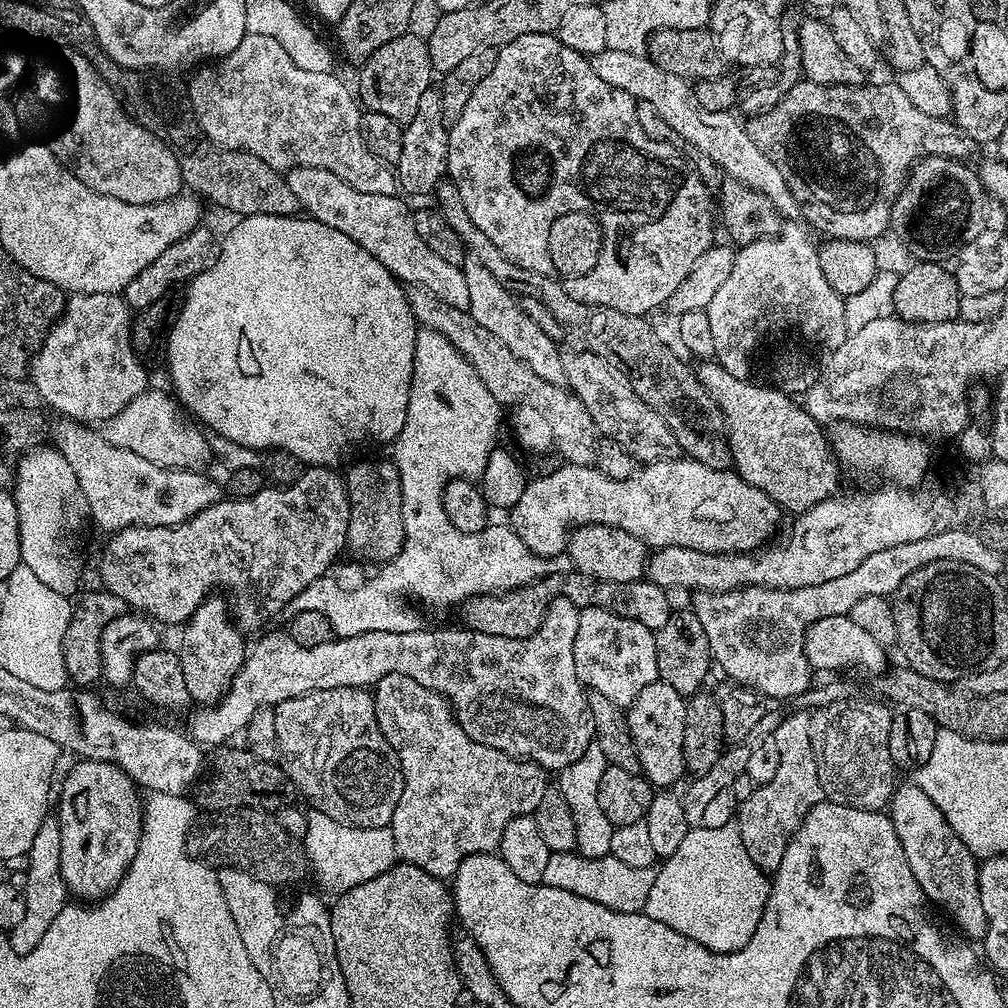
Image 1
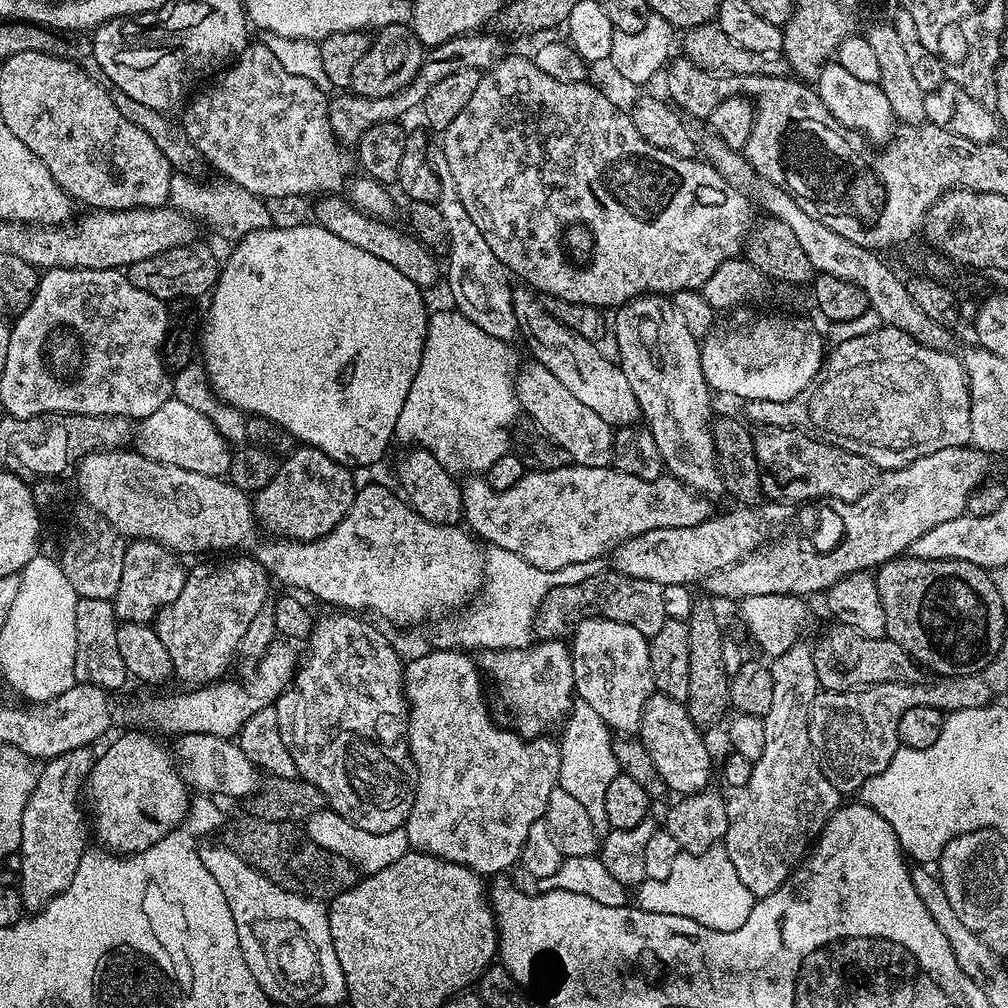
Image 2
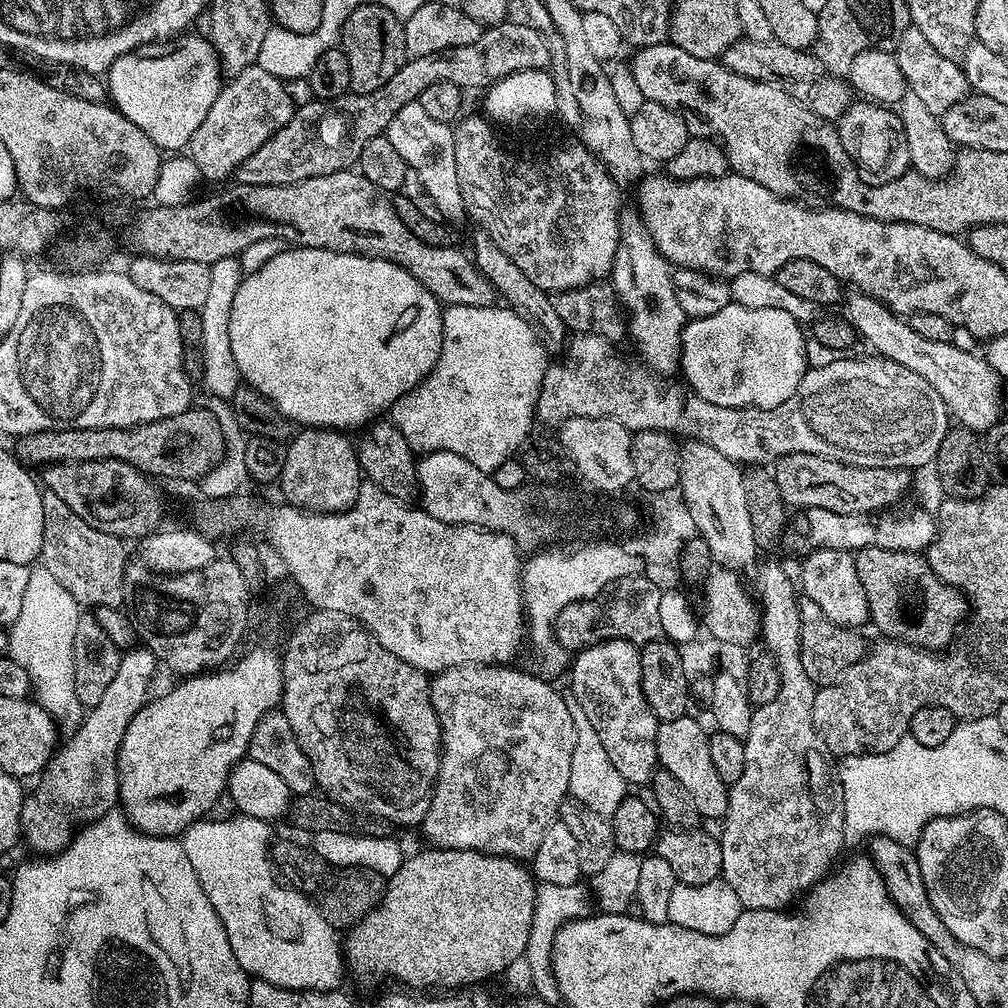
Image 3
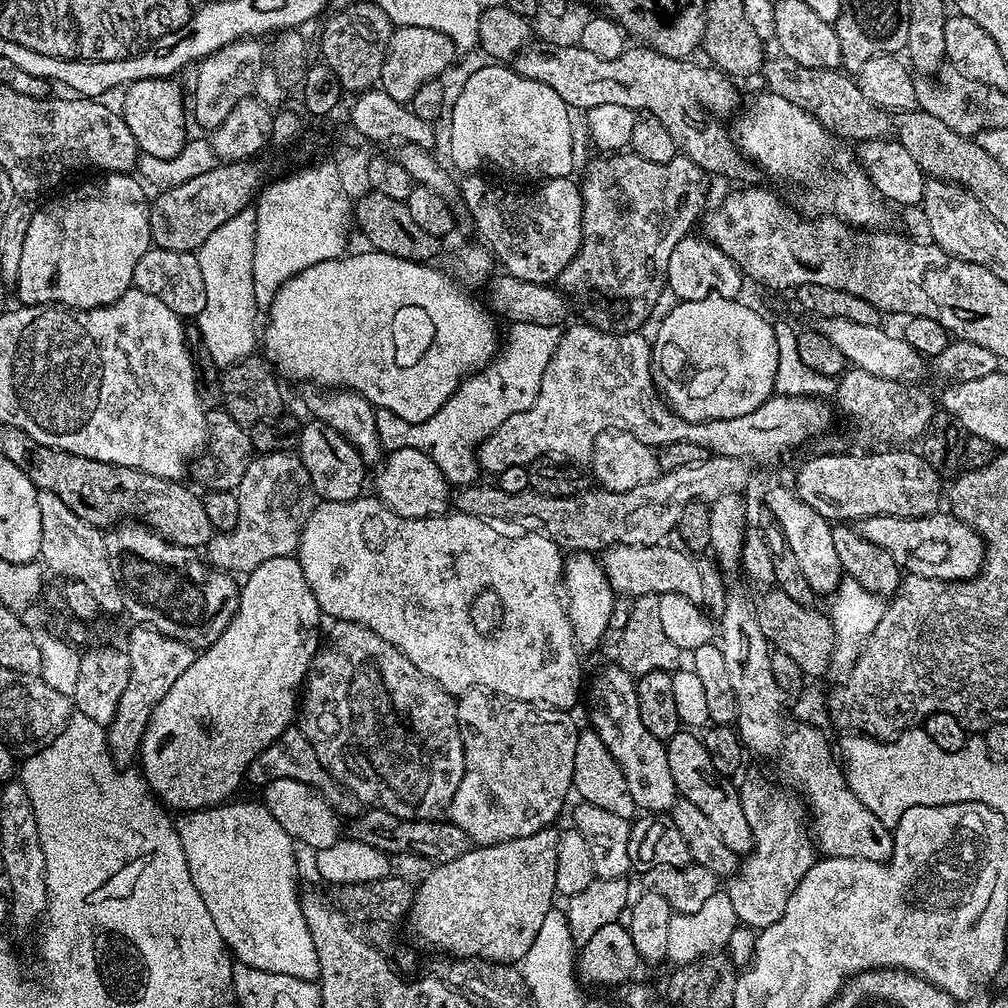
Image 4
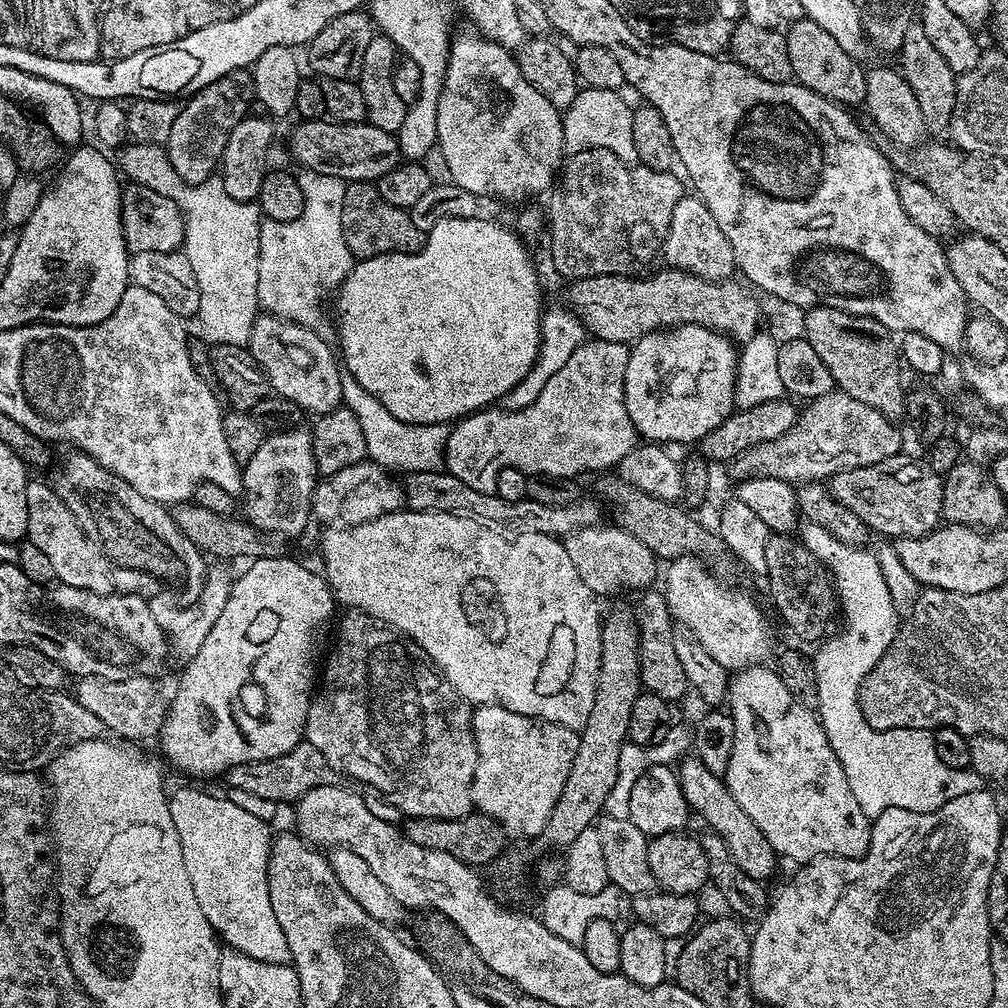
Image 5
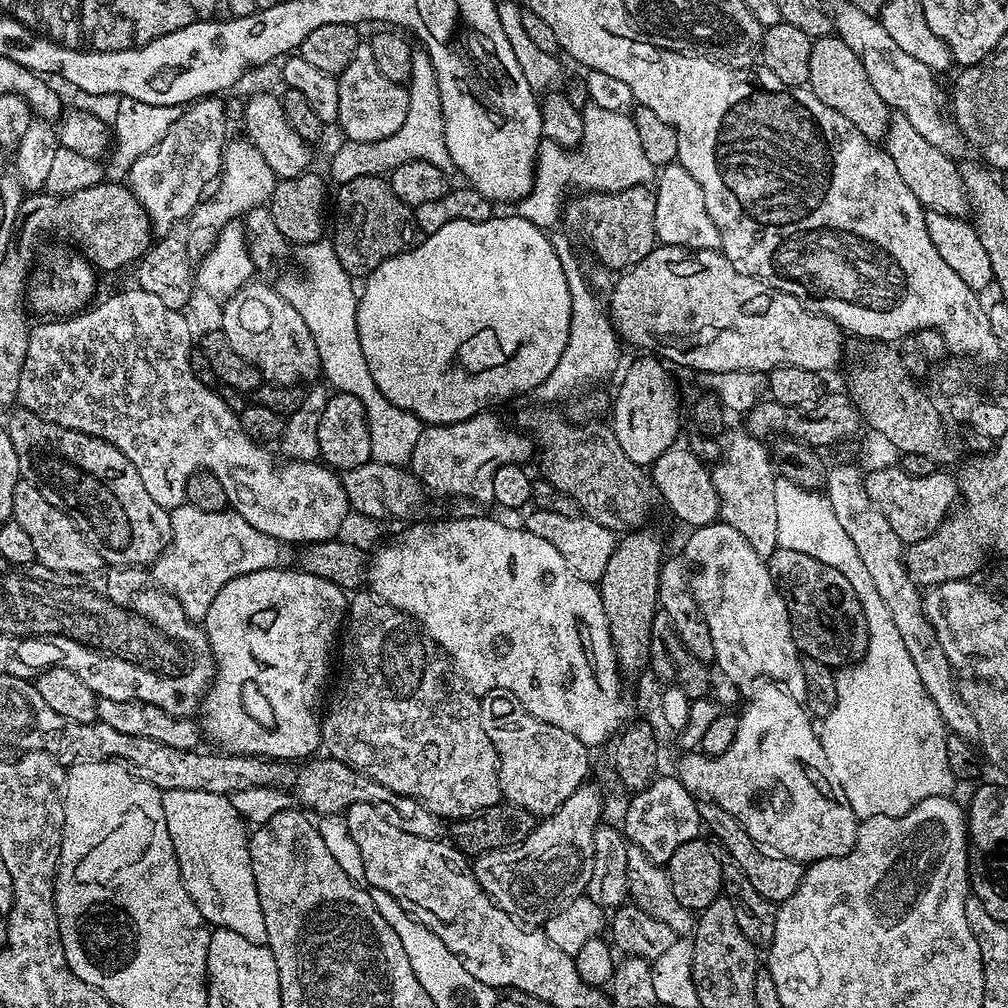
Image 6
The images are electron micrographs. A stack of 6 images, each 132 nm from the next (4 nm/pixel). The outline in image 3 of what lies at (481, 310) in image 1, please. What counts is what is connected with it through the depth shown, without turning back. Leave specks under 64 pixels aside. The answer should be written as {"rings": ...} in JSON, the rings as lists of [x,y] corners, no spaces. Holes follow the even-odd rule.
{"rings":[[[419,102],[410,106],[402,106],[398,114],[390,122],[387,130],[388,141],[398,149],[398,154],[407,162],[409,169],[418,174],[426,194],[434,198],[434,206],[438,206],[441,217],[453,222],[465,215],[464,199],[458,182],[458,165],[454,163],[455,131],[449,125],[429,118],[426,110],[422,110]]]}

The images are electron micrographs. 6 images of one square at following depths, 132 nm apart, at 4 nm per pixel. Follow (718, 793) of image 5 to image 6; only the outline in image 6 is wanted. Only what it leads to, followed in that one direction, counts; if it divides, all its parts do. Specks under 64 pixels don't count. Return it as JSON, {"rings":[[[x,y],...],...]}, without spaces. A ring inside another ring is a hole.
{"rings":[[[711,802],[701,803],[700,819],[703,827],[707,831],[709,828],[720,839],[719,847],[728,852],[730,858],[734,858],[734,862],[738,862],[738,870],[742,870],[742,874],[746,874],[750,886],[754,886],[754,890],[758,890],[758,894],[762,894],[762,898],[766,898],[778,906],[786,898],[790,898],[790,894],[794,894],[794,890],[798,890],[805,870],[805,865],[801,861],[791,860],[765,850],[757,844],[754,838],[750,838],[750,834],[746,834],[746,830],[738,822],[738,818],[734,818],[734,814],[726,814],[726,810],[722,810],[722,806]]]}

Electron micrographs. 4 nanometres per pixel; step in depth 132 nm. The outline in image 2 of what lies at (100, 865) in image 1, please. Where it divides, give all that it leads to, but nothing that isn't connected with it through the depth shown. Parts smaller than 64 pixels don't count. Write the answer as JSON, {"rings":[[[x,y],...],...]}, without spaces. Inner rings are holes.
{"rings":[[[128,730],[95,757],[86,781],[90,832],[101,849],[123,857],[150,850],[166,834],[179,828],[188,815],[190,789],[180,777],[171,751],[144,730]]]}

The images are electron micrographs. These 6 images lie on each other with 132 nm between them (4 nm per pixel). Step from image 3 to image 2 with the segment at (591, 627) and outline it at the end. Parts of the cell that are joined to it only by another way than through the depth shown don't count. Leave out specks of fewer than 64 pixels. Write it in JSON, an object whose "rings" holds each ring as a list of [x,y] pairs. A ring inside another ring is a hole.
{"rings":[[[615,570],[607,571],[593,571],[586,581],[578,582],[577,585],[558,586],[548,597],[542,599],[532,626],[535,639],[555,640],[563,637],[564,631],[567,633],[581,620],[599,616],[614,622],[626,622],[626,626],[642,630],[642,634],[649,638],[658,634],[658,630],[662,630],[664,623],[669,620],[662,603],[664,585],[646,578],[630,578]]]}

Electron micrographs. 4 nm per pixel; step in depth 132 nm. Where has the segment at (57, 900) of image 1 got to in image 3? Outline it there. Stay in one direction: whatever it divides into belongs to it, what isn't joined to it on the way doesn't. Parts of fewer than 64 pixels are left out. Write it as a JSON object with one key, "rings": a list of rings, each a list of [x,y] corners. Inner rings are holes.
{"rings":[[[133,646],[123,653],[118,662],[118,674],[114,674],[113,680],[110,681],[110,686],[106,686],[106,691],[102,693],[102,702],[98,702],[98,706],[87,709],[84,713],[84,720],[80,727],[75,732],[67,737],[68,742],[59,747],[59,750],[53,755],[52,759],[48,761],[48,767],[44,769],[42,775],[39,777],[38,783],[40,785],[36,788],[36,793],[25,795],[24,805],[22,806],[22,814],[20,815],[20,830],[23,839],[28,839],[28,844],[33,848],[33,853],[36,854],[55,854],[61,852],[68,843],[72,841],[74,833],[81,826],[92,823],[93,820],[102,818],[107,812],[113,811],[117,807],[120,798],[120,783],[118,782],[118,750],[122,746],[122,738],[126,734],[126,726],[130,726],[130,718],[134,718],[134,714],[138,714],[138,710],[142,710],[142,706],[148,703],[150,693],[148,691],[152,688],[152,679],[156,676],[156,668],[158,669],[158,661],[156,655],[150,651],[149,648],[143,646]]]}

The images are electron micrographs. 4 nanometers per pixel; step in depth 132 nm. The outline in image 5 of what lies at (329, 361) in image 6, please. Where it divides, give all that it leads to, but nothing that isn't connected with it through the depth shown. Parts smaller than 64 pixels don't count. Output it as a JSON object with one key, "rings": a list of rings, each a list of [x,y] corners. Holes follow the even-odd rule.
{"rings":[[[307,170],[301,171],[296,180],[302,188],[302,194],[305,195],[305,209],[302,210],[301,216],[293,221],[274,221],[267,218],[260,221],[259,307],[265,313],[281,316],[284,320],[292,320],[307,328],[314,328],[318,335],[328,338],[331,337],[331,332],[333,335],[334,328],[330,323],[329,309],[327,312],[324,307],[327,304],[329,307],[334,294],[339,293],[354,263],[350,246],[346,246],[346,238],[342,234],[342,198],[346,198],[348,184],[342,178]],[[349,374],[344,376],[340,397],[343,407],[350,409],[358,417],[358,423],[362,426],[362,434],[366,437],[367,459],[371,460],[372,463],[382,465],[385,470],[401,468],[401,473],[404,474],[410,472],[439,472],[444,468],[444,447],[448,441],[449,429],[443,423],[432,422],[427,426],[413,426],[403,420],[394,418],[394,414],[390,414],[390,410],[386,410],[386,406],[382,406],[382,402],[378,398],[374,398],[374,394],[370,394],[370,390],[362,387]]]}

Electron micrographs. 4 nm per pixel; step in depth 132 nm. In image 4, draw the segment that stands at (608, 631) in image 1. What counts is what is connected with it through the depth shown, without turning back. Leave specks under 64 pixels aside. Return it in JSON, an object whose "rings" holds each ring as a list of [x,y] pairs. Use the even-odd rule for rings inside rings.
{"rings":[[[614,662],[607,666],[609,668],[602,669],[593,678],[592,685],[589,688],[587,685],[586,688],[588,716],[592,719],[591,731],[596,732],[598,738],[602,738],[602,742],[606,746],[606,750],[610,750],[614,762],[618,762],[618,766],[626,778],[630,798],[636,803],[637,809],[644,814],[671,813],[674,802],[678,799],[678,793],[674,786],[674,778],[670,774],[670,762],[666,762],[665,741],[654,738],[654,734],[650,734],[650,730],[646,730],[646,726],[642,722],[642,713],[638,710],[638,694],[636,693],[637,677],[631,676]]]}

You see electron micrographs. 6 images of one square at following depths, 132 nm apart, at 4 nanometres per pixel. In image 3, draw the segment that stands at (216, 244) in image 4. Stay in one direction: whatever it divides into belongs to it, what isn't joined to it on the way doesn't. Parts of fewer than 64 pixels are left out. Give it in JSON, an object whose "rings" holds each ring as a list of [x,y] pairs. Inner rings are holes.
{"rings":[[[235,256],[222,258],[210,266],[210,290],[206,302],[198,309],[202,318],[202,362],[204,363],[204,378],[202,387],[212,395],[231,401],[232,396],[242,386],[242,377],[234,362],[234,350],[230,350],[230,310],[234,296],[242,279],[240,261]]]}

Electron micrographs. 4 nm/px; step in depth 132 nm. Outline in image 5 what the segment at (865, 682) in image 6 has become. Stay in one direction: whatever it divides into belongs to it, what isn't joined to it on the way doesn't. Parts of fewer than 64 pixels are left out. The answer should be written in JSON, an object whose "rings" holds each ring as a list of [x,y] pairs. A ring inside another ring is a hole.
{"rings":[[[805,523],[803,527],[799,529],[799,539],[804,541],[806,550],[817,556],[831,572],[832,582],[836,585],[838,608],[842,613],[842,624],[843,620],[845,624],[840,633],[837,631],[829,635],[812,656],[814,678],[818,682],[818,702],[815,711],[838,762],[846,770],[846,782],[850,782],[850,790],[854,790],[858,806],[862,806],[862,810],[870,818],[882,814],[882,810],[887,808],[933,812],[962,794],[981,791],[982,781],[979,774],[966,768],[951,768],[946,766],[946,762],[942,762],[942,758],[938,758],[938,750],[934,750],[934,735],[929,729],[899,728],[879,732],[866,723],[860,709],[860,687],[864,677],[870,674],[870,670],[874,670],[874,666],[886,654],[890,642],[894,642],[896,629],[900,627],[902,620],[894,602],[890,602],[890,590],[886,590],[886,578],[882,578],[882,570],[876,561],[875,551],[842,542],[834,538],[830,530],[822,530],[822,526]]]}

